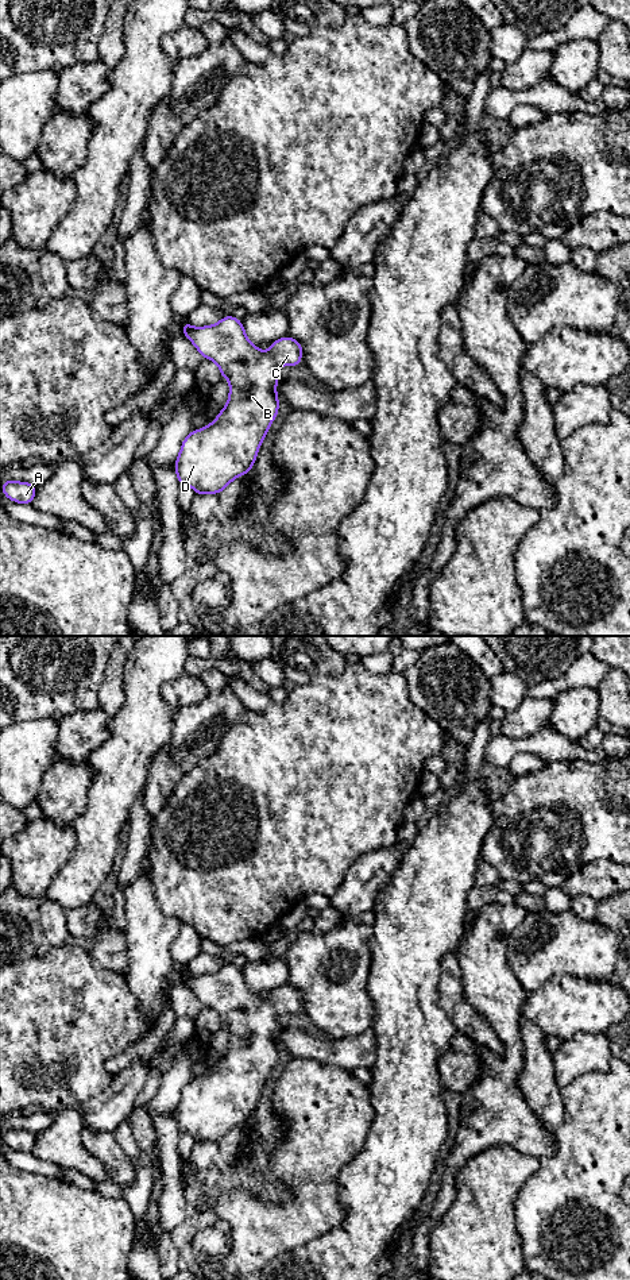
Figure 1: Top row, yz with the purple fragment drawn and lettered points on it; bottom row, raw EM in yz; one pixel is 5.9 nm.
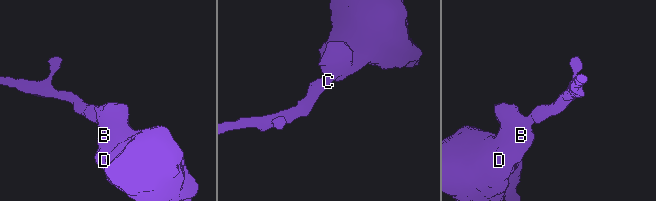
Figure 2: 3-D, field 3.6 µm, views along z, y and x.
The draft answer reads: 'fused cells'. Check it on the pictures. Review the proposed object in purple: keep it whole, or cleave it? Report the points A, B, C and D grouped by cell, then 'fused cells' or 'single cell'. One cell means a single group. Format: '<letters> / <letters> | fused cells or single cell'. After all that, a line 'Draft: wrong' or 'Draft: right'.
A B C D | single cell
Draft: wrong

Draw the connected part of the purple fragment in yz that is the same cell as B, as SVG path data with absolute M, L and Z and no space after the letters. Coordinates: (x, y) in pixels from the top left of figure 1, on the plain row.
M232 963L205 975L192 975L185 968L181 980L202 1006L219 1014L221 1026L229 1029L229 1044L225 1055L208 1075L188 1082L174 1117L179 1134L192 1134L196 1144L220 1142L233 1127L251 1121L260 1092L279 1059L277 1015L301 1013L304 995L285 983L263 1001L248 988L243 969Z

